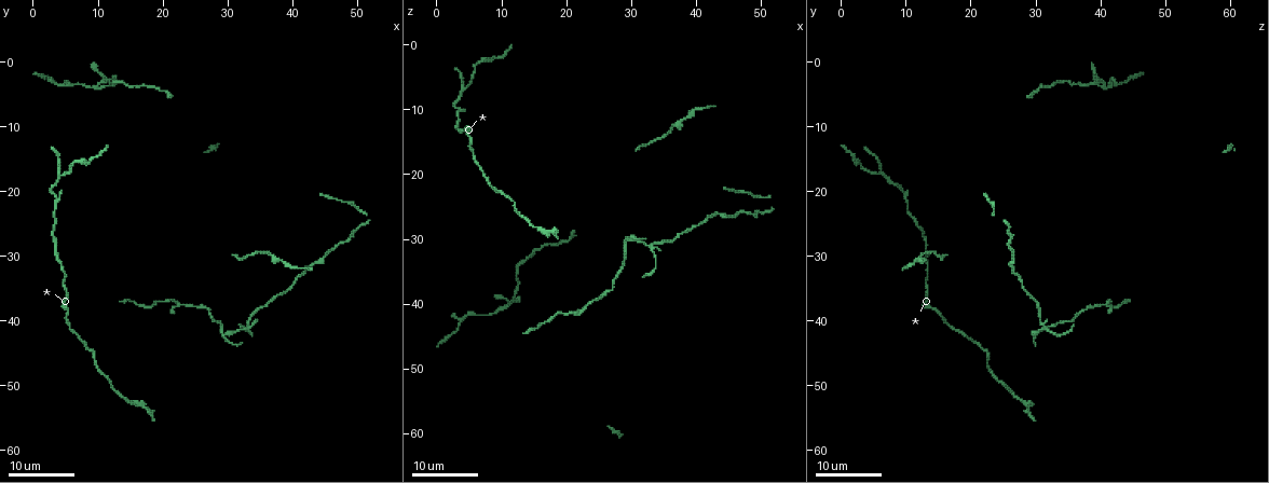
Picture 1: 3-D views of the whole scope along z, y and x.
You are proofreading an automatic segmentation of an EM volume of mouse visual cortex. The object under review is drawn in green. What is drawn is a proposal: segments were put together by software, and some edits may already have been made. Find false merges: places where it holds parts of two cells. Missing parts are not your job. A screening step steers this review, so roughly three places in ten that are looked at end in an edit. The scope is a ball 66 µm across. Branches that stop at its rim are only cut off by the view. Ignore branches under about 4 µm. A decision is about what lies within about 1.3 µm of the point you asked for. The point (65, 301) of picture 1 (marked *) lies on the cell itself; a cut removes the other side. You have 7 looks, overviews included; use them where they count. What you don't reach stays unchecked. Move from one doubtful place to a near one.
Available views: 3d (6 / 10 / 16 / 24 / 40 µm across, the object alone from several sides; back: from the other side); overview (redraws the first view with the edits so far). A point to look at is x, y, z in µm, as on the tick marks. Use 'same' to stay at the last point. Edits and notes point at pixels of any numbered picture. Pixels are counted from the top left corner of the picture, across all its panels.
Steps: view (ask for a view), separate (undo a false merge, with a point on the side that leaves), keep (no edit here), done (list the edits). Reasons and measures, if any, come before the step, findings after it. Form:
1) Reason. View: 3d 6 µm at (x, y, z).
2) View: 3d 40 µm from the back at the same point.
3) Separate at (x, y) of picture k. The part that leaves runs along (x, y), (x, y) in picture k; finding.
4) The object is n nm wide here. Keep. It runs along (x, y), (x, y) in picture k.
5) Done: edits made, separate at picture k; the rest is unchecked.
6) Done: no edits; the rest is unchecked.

Thin neck. View: 3d 24 µm at (5.5, 41.0, 17.5).

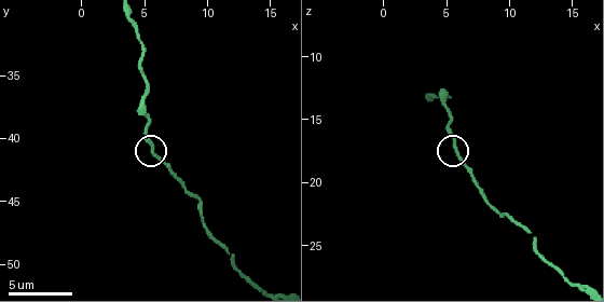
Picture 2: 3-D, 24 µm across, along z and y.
View: 3d 10 µm at (5.6, 41.2, 17.2).

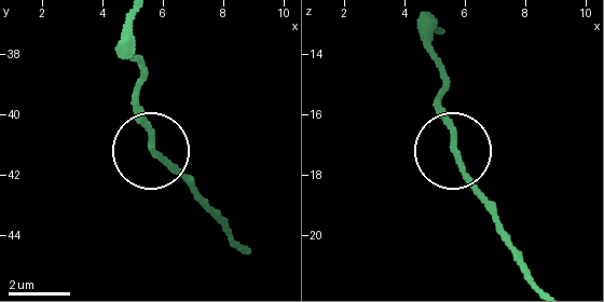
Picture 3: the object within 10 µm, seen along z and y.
View: 3d 10 µm from the back at (5.6, 41.0, 17.1).

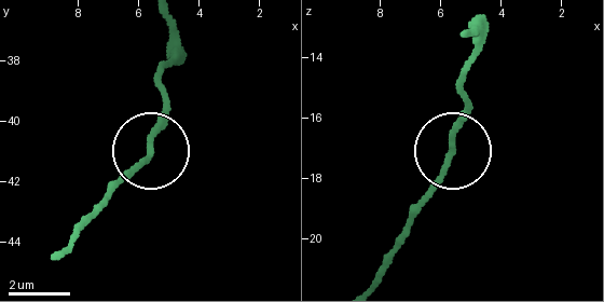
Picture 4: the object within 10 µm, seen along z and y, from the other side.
The object is 180 nm wide here. Keep. It runs along (475, 28), (460, 82), (465, 121), (447, 167), (415, 204) in picture 4; all the same cell.

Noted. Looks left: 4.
Looks like a crossing. View: 3d 16 µm at (33.0, 41.0, 31.5).

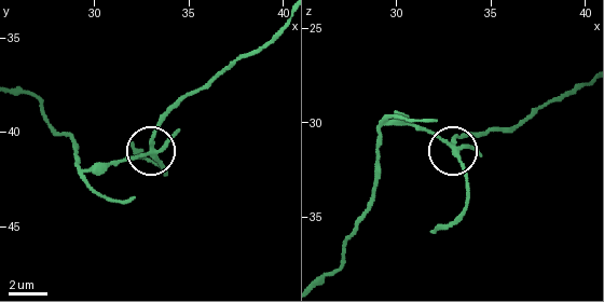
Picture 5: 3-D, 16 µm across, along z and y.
View: 3d 10 µm at (33.2, 41.1, 31.6).

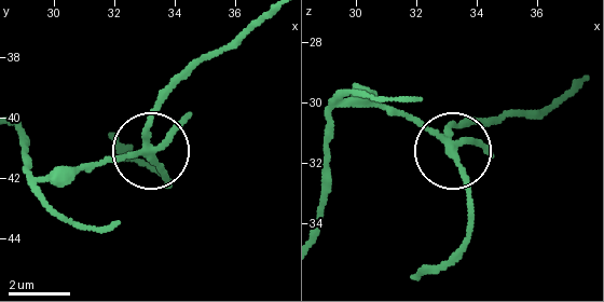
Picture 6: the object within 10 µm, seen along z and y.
The side arm is 6 µm long. Separate at (186, 121) of picture 6. The part that leaves runs along (150, 150), (37, 178), (22, 135) in picture 6; a second cell is stuck on.

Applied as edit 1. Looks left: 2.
Done: edits made, separate at picture 6; the rest is unchecked.

